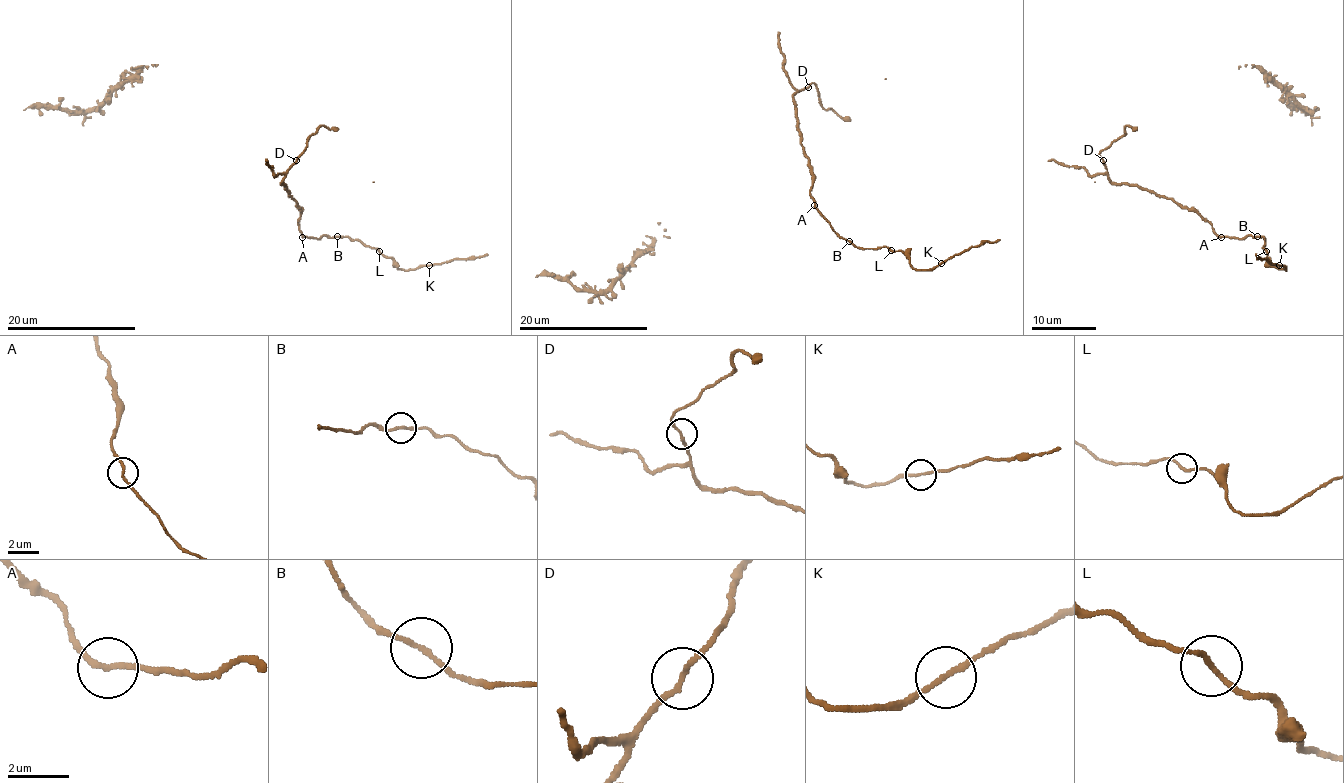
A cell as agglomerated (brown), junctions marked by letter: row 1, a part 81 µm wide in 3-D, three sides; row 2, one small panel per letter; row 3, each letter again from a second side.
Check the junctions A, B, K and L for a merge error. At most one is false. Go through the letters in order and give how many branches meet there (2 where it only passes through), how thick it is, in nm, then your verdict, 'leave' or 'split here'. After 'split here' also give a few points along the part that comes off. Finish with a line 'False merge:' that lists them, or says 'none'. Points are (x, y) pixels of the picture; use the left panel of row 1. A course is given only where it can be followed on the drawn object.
A: branches 2; calibre 170 nm; leave
B: branches 2; calibre 170 nm; leave
K: branches 2; calibre 160 nm; leave
L: branches 2; calibre 170 nm; leave
False merge: none

